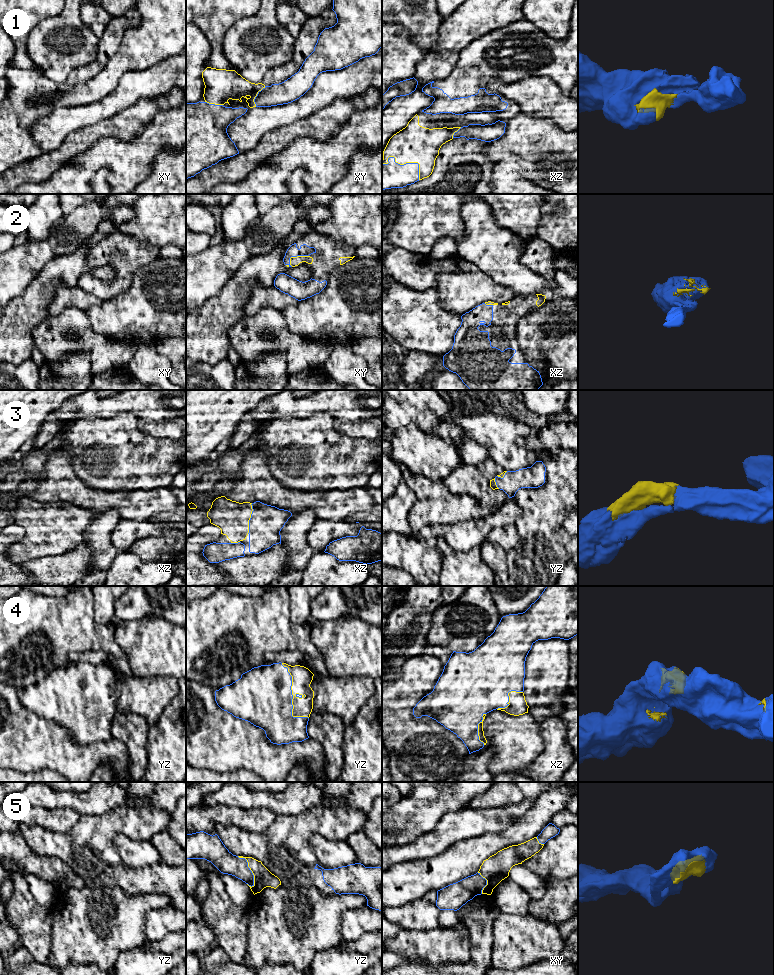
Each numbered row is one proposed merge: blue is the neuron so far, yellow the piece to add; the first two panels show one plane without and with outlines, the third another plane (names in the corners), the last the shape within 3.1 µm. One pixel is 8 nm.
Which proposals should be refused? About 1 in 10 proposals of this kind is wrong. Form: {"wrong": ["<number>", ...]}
{"wrong": []}

